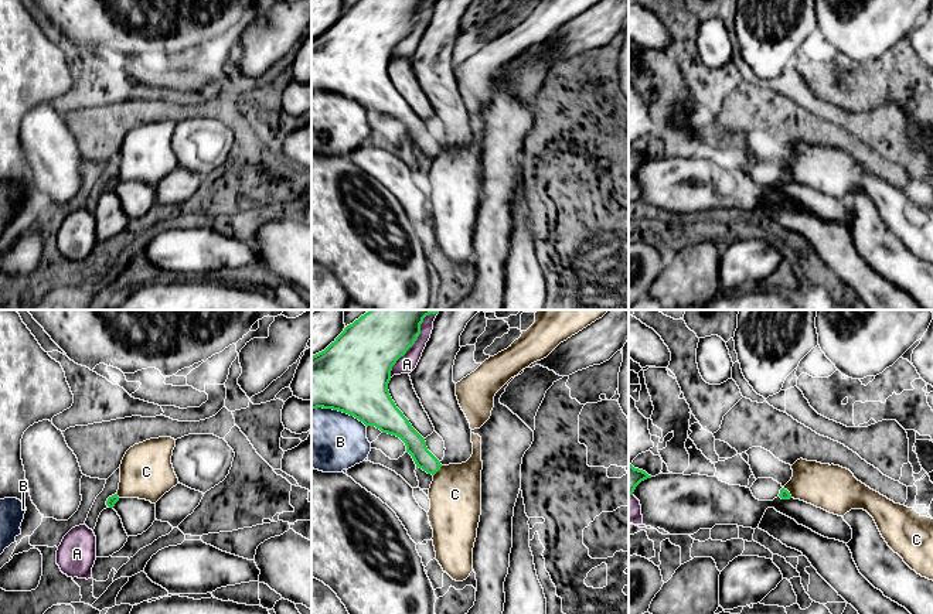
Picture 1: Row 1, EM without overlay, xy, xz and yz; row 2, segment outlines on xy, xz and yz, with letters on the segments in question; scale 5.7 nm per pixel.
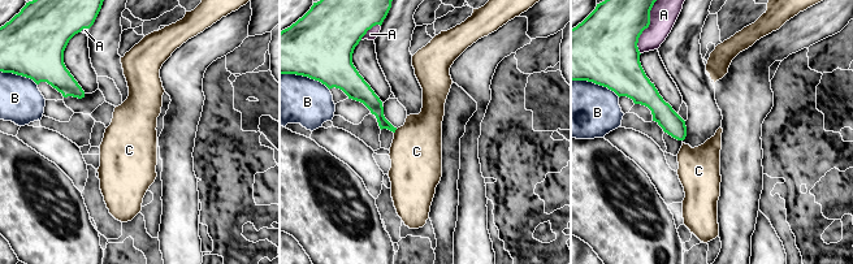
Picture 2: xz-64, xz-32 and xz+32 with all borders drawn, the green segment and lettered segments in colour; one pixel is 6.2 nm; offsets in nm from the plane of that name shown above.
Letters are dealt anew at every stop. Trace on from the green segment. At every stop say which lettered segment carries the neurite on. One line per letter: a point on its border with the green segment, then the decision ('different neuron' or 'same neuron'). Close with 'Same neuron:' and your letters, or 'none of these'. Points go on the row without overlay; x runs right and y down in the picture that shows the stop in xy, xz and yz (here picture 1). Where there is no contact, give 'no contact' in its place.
A: contact xz (411, 29); different neuron
B: contact xz (340, 94); different neuron
C: contact xz (438, 153); different neuron
Same neuron: none of these

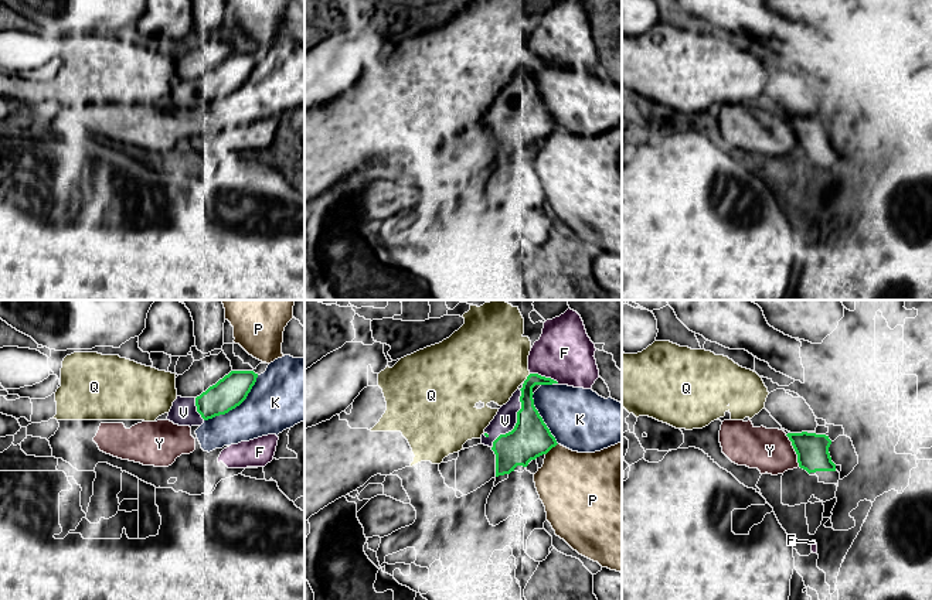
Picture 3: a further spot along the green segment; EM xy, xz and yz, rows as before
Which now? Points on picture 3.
F: contact xz (544, 60); different neuron
K: contact xy (235, 89); different neuron
P: contact xz (551, 130); different neuron
Q: contact xz (526, 62); different neuron
V: contact xz (517, 105); same neuron
Y: contact yz (795, 133); different neuron
Same neuron: V

